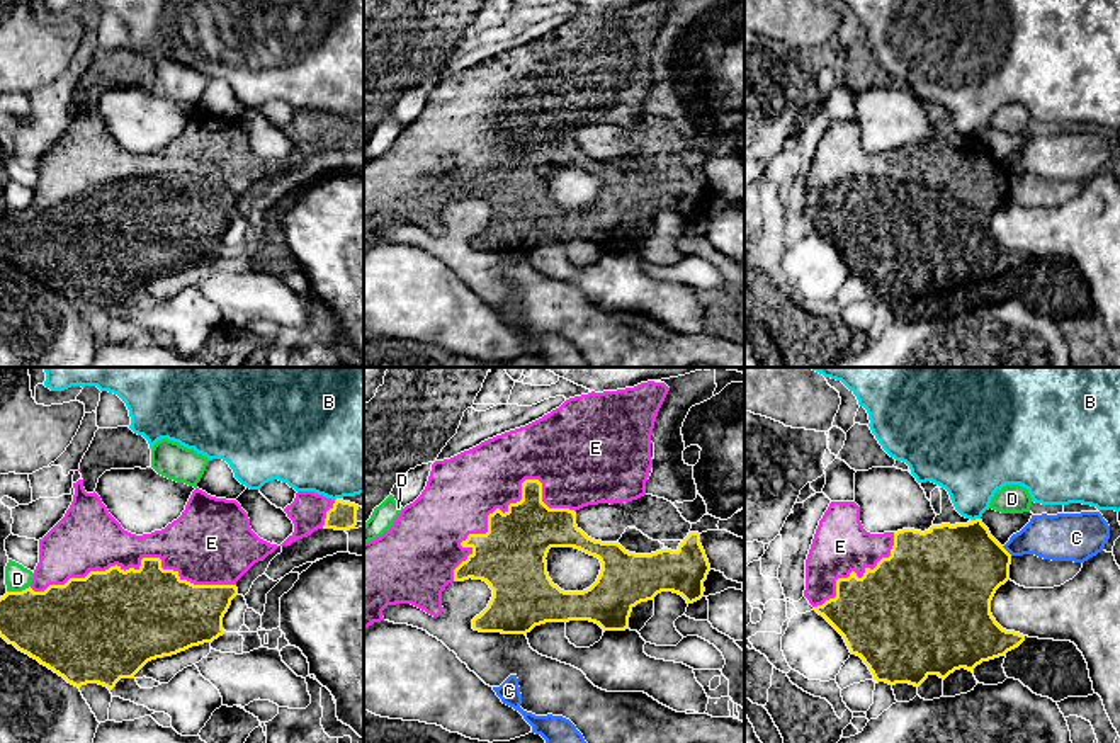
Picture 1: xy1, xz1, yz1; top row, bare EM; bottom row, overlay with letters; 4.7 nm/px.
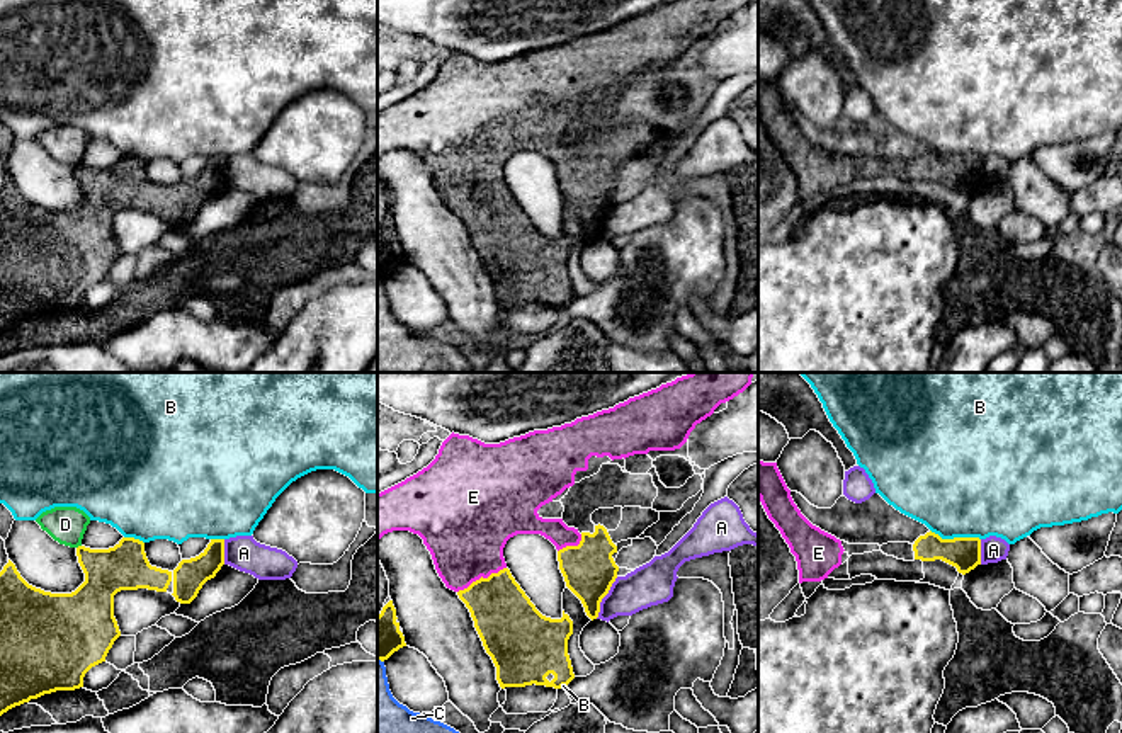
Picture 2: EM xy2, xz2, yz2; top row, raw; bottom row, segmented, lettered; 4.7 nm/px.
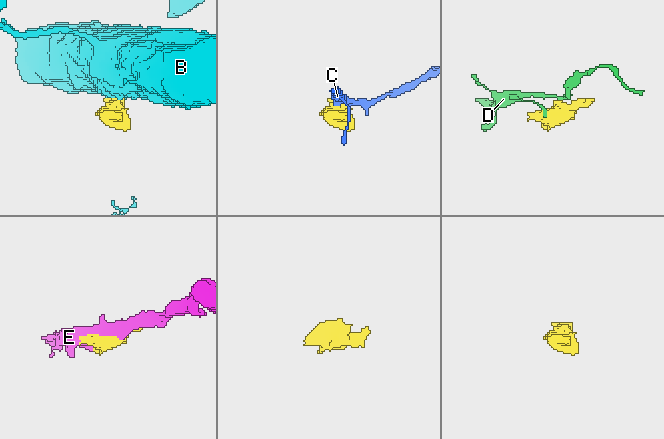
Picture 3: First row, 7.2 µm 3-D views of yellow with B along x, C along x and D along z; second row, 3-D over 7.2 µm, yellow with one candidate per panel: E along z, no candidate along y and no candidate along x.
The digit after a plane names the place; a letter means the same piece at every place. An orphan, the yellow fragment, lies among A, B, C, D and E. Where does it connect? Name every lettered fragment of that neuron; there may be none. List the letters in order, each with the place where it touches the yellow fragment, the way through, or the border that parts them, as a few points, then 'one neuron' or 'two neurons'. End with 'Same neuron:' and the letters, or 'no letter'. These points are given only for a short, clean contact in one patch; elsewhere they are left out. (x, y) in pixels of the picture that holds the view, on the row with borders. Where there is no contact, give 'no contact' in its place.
A: meets yellow in xz2 at (604, 596); border along xz2 (617, 577), (602, 599), (595, 618); two neurons
B: meets yellow in yz2 at (956, 538); two neurons
C: meets yellow in yz1 at (1005, 550); two neurons
D: meets yellow in xy1 at (17, 592); border along xy1 (29, 585), (7, 592); two neurons
E: meets yellow in xy1 at (136, 570); one neuron
Same neuron: E

